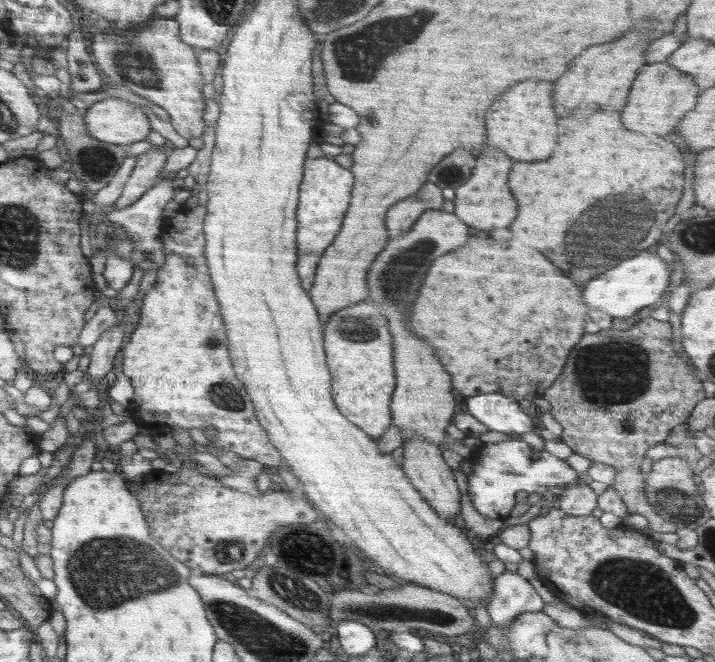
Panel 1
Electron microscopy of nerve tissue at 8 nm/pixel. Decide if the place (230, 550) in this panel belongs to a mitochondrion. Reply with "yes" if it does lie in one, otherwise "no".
yes

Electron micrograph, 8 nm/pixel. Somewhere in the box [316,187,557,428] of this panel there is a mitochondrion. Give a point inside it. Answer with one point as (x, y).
(407, 264)

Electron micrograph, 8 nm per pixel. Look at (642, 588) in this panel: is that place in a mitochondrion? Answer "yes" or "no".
yes

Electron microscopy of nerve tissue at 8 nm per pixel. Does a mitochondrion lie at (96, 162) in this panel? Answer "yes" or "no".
yes

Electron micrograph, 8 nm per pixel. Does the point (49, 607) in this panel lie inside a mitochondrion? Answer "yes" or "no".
no

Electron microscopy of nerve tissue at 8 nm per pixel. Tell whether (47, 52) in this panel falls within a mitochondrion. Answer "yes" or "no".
no

